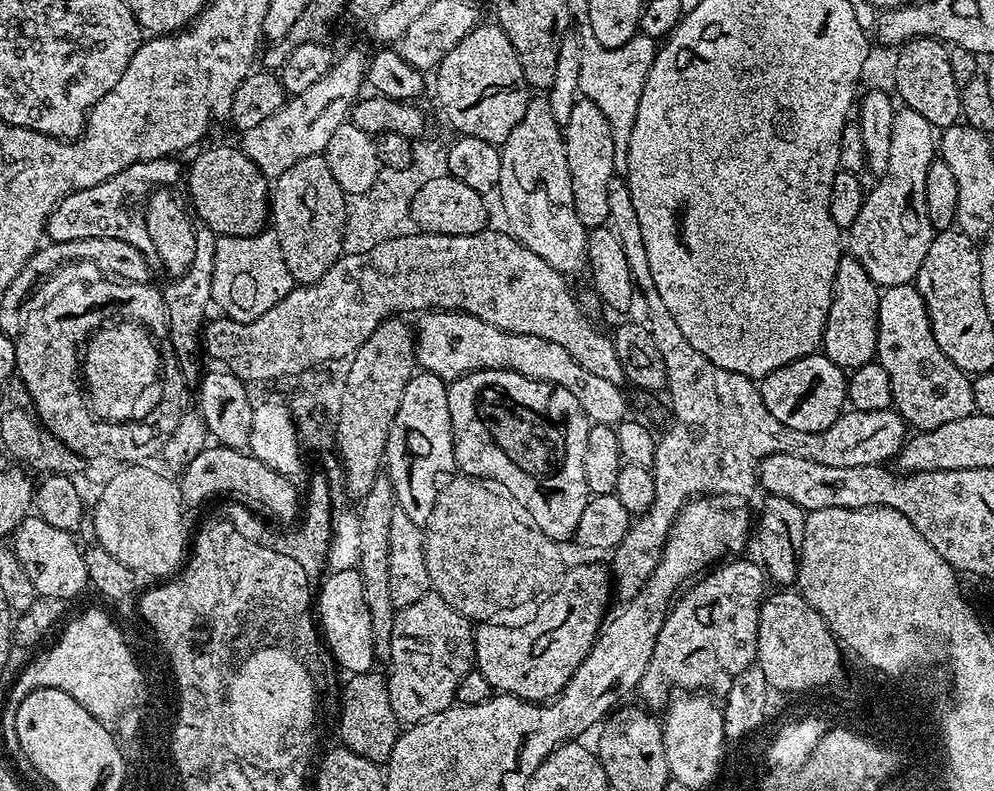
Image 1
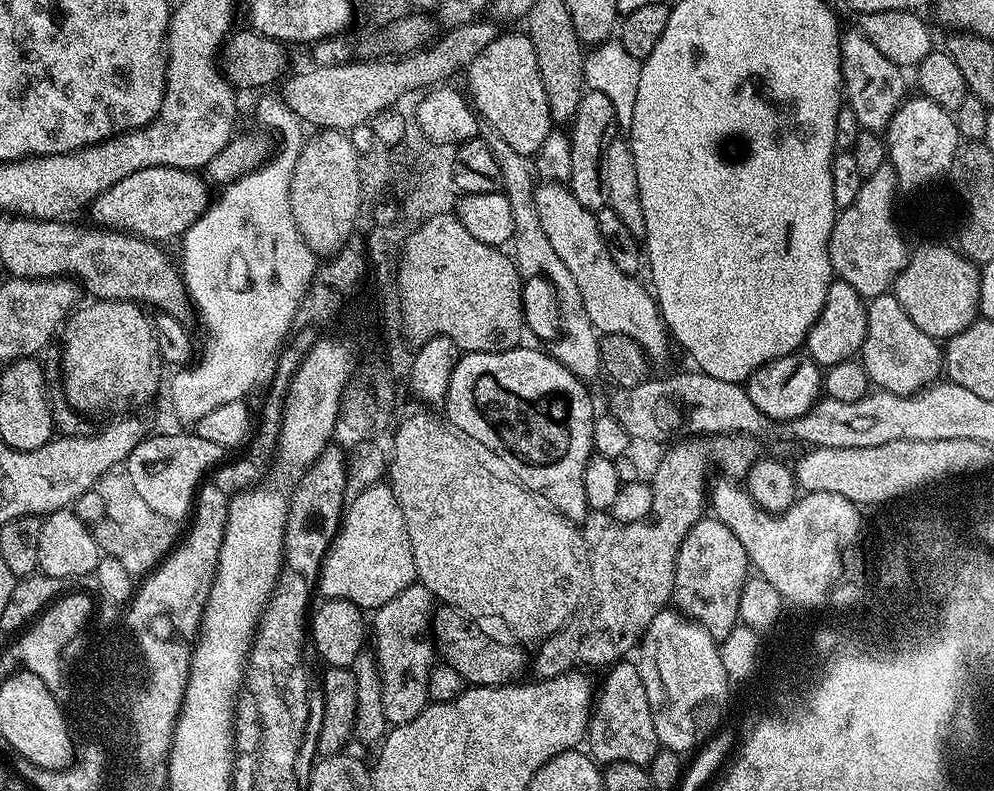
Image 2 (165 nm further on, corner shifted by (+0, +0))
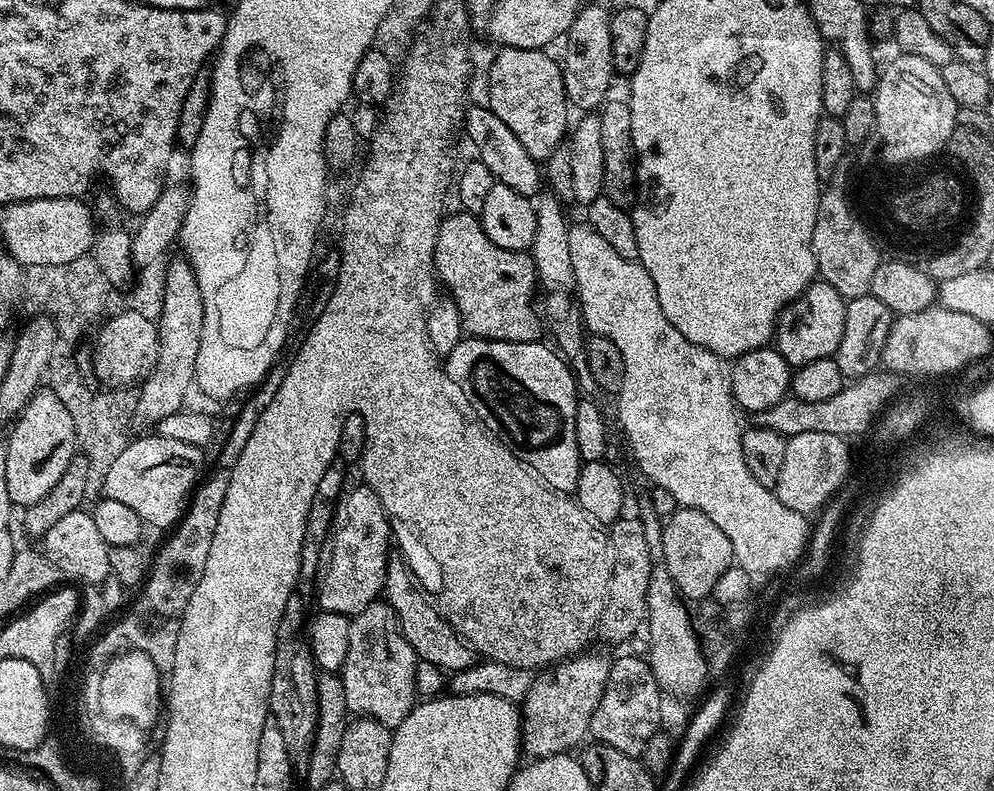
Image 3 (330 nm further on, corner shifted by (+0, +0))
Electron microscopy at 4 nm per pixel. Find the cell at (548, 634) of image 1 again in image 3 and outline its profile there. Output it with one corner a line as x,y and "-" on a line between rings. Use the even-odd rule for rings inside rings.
389,559
382,596
392,607
392,613
396,615
400,633
406,638
406,642
410,642
419,659
434,662
434,666
444,669
448,674
466,670
474,663
472,645
448,623
441,609
417,587
403,559

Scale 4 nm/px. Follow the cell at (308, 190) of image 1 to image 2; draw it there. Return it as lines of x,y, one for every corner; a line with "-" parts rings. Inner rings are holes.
329,128
313,131
300,148
298,162
294,166
294,178
290,178
290,210
306,246
310,246
310,250
318,258
342,251
344,243
351,238
352,232
354,234
360,204
356,179
361,165
361,153
356,151
351,135
346,132

